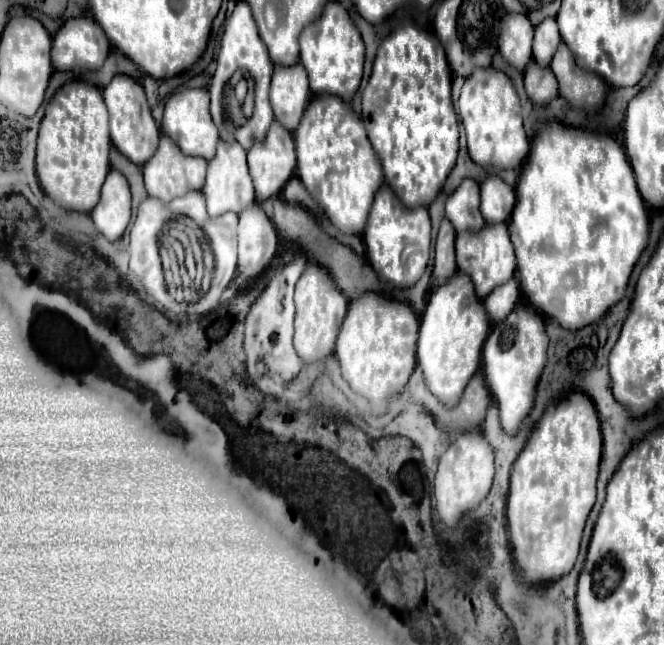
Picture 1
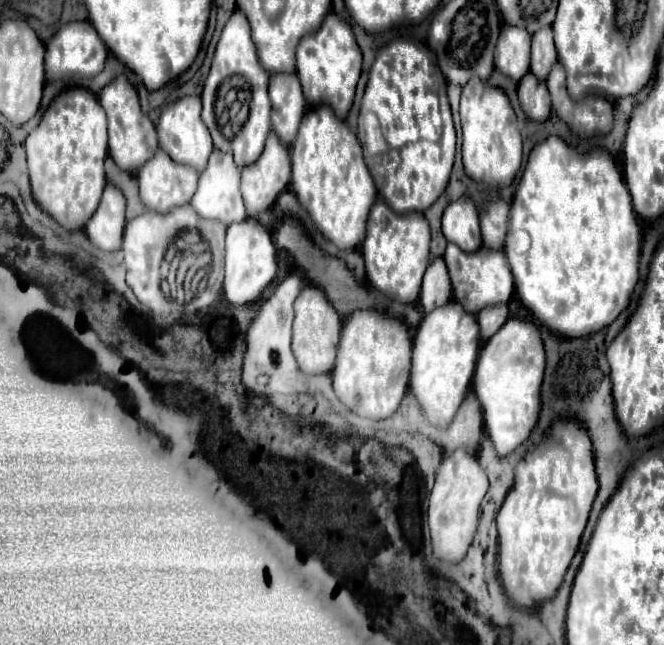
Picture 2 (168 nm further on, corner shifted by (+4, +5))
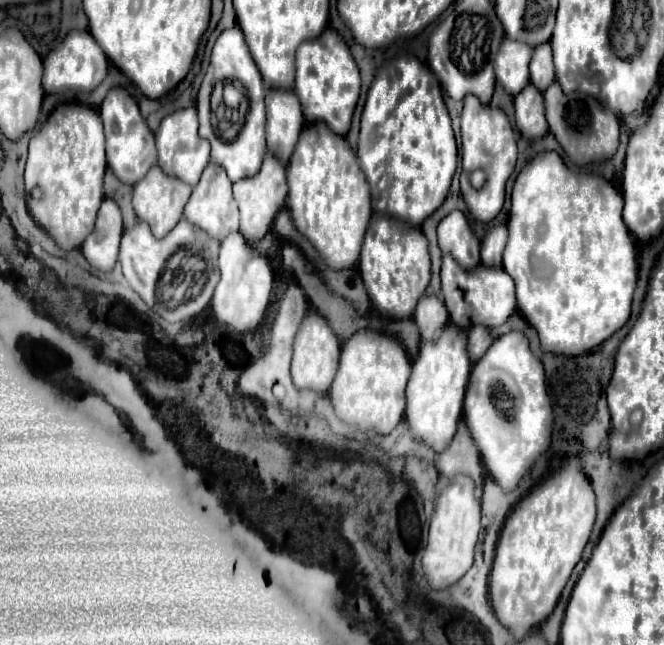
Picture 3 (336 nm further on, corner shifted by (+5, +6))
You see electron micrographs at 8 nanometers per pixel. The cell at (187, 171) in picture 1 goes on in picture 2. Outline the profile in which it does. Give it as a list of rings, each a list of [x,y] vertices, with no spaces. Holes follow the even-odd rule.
[[[158,149],[154,153],[154,157],[150,161],[146,161],[140,171],[136,173],[138,183],[140,183],[140,199],[148,209],[156,209],[160,213],[168,213],[170,209],[178,207],[178,205],[186,205],[190,203],[196,185],[198,185],[198,171],[190,165],[182,165],[182,163],[174,163],[170,159],[170,155],[166,155],[166,151]]]

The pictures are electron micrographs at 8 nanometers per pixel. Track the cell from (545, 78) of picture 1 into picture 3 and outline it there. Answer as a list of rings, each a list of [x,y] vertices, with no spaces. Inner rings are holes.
[[[529,84],[515,98],[515,124],[523,138],[537,140],[549,132],[545,122],[545,102],[541,92]]]

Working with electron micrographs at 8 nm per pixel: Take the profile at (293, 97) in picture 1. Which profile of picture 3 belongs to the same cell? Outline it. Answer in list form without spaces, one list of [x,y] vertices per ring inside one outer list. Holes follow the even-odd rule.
[[[269,90],[265,96],[267,104],[267,150],[281,162],[287,164],[297,138],[303,130],[305,118],[301,114],[301,104],[293,90]]]

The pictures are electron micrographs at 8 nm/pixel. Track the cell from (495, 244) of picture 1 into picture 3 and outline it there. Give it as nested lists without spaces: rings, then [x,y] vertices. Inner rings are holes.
[[[449,254],[443,256],[443,266],[441,266],[441,294],[445,308],[449,312],[449,320],[461,328],[469,330],[471,326],[485,326],[485,328],[497,328],[501,326],[511,314],[515,314],[515,284],[509,274],[505,274],[503,268],[489,270],[485,266],[479,266],[477,270],[461,270]]]

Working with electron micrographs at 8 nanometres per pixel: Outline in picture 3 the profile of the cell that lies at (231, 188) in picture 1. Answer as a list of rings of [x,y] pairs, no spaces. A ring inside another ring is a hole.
[[[209,164],[205,168],[199,184],[193,188],[193,194],[185,206],[183,216],[187,222],[205,230],[215,240],[225,240],[227,234],[239,230],[239,210],[237,210],[237,204],[233,202],[231,182],[229,182],[225,170],[221,170],[219,166],[213,166],[213,164]]]

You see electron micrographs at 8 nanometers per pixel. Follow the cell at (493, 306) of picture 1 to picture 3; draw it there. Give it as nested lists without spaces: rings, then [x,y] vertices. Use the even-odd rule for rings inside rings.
[[[473,326],[473,330],[469,330],[467,334],[469,334],[469,340],[467,340],[469,358],[471,362],[477,362],[487,352],[487,348],[493,344],[493,338],[489,330],[485,330],[485,326]]]

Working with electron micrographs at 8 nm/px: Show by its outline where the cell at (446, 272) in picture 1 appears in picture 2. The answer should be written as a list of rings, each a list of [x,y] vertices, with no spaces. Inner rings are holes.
[[[436,257],[432,259],[432,263],[424,273],[420,303],[424,311],[432,311],[434,307],[440,307],[442,303],[446,303],[446,299],[450,297],[452,297],[452,285],[450,285],[448,267],[442,257]]]

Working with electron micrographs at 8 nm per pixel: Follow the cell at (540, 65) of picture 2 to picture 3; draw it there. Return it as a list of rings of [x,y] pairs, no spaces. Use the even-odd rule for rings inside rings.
[[[549,42],[533,50],[529,70],[531,70],[531,84],[541,92],[545,92],[555,82],[555,68],[553,68],[553,56],[551,56]]]

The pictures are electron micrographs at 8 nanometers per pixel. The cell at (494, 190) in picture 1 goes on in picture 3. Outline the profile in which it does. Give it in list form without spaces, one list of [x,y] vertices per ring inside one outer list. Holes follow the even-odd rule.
[[[505,224],[493,226],[487,232],[485,240],[481,242],[481,264],[487,268],[499,268],[505,244],[507,244],[507,226]]]

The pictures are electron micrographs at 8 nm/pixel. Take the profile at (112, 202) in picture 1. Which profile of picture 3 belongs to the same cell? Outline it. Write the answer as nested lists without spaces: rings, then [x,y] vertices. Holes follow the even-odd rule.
[[[105,198],[97,214],[95,230],[81,246],[81,252],[87,258],[87,262],[101,272],[113,270],[119,254],[121,234],[123,234],[121,210],[113,200]]]

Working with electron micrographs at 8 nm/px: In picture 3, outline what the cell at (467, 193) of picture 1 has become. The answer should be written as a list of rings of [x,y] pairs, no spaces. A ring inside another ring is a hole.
[[[453,210],[437,226],[439,248],[443,254],[451,254],[463,270],[475,270],[479,266],[479,240],[469,228],[463,212]]]

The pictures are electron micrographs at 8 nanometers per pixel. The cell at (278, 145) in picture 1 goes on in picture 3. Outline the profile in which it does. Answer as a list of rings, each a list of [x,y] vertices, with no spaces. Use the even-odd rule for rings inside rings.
[[[271,154],[265,156],[265,162],[253,178],[243,178],[241,182],[233,184],[233,198],[237,200],[239,212],[241,212],[241,226],[239,232],[245,238],[247,244],[257,244],[269,230],[277,216],[277,212],[285,206],[285,194],[287,194],[287,182],[285,182],[285,166],[277,162]]]

